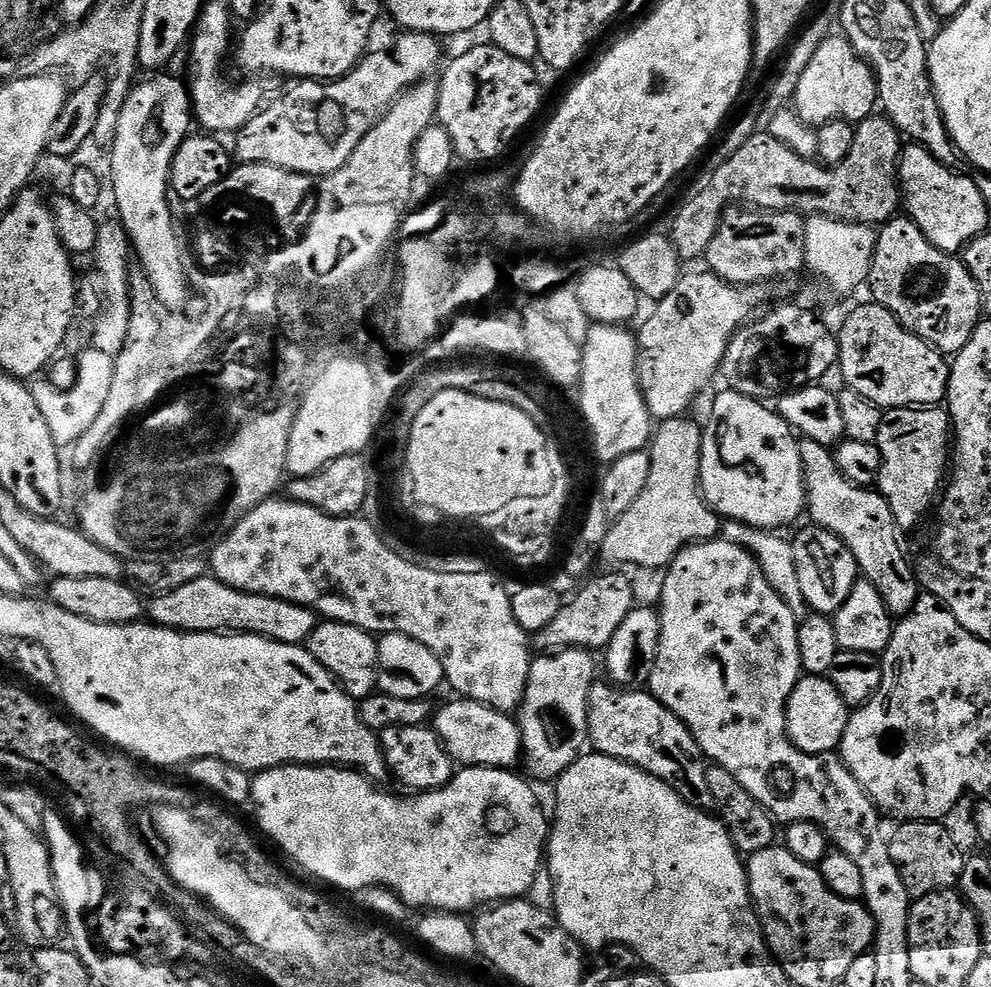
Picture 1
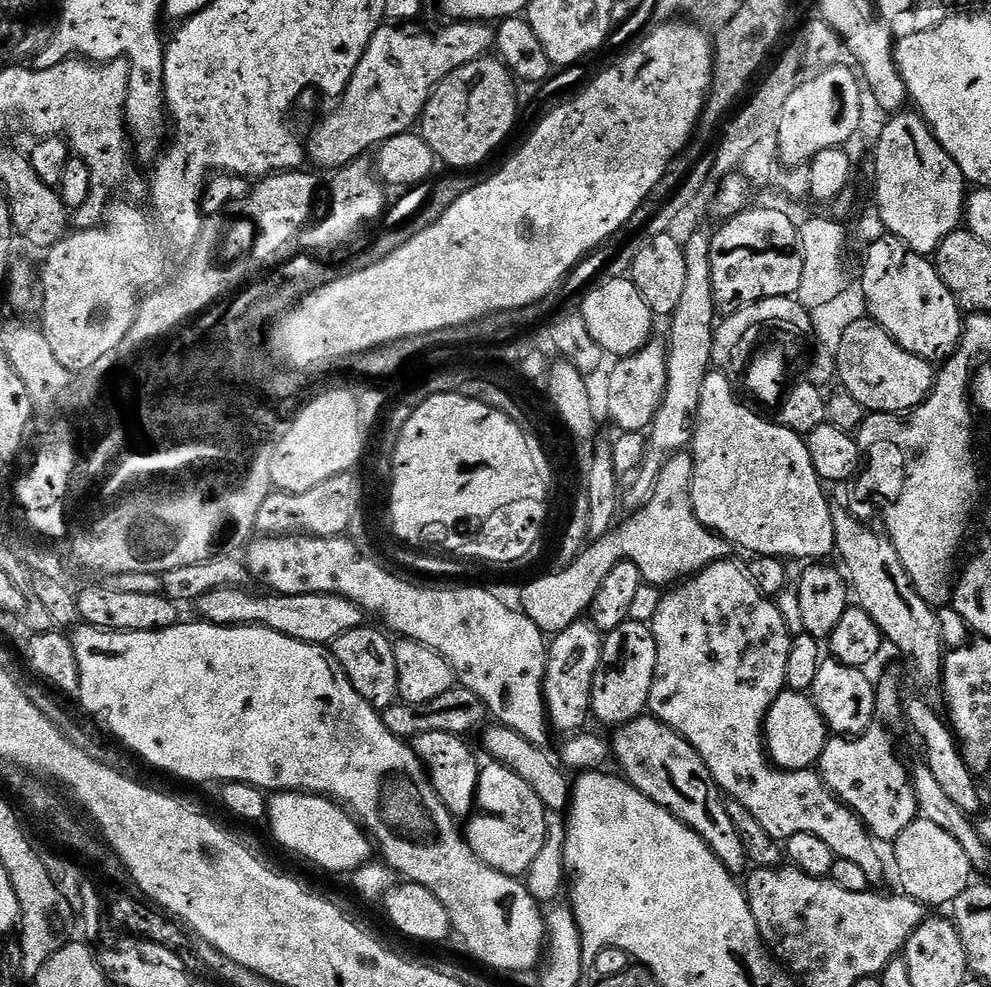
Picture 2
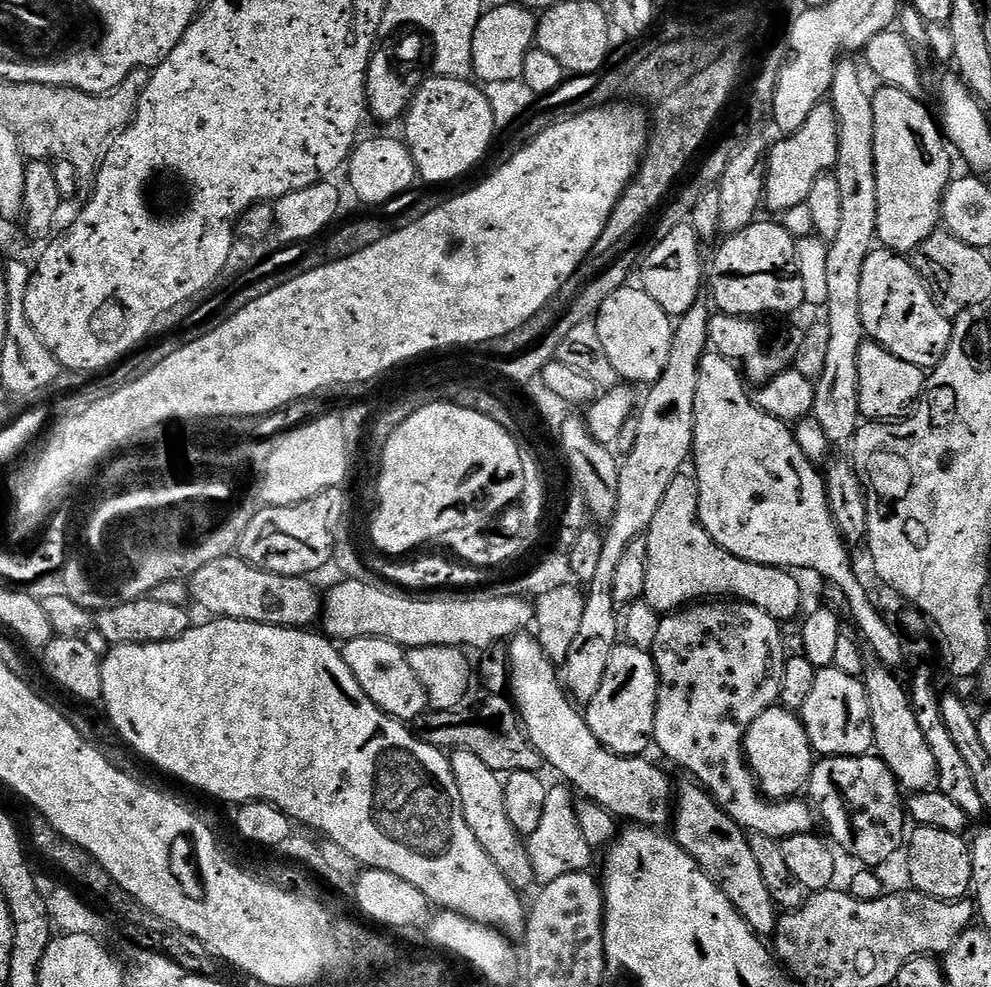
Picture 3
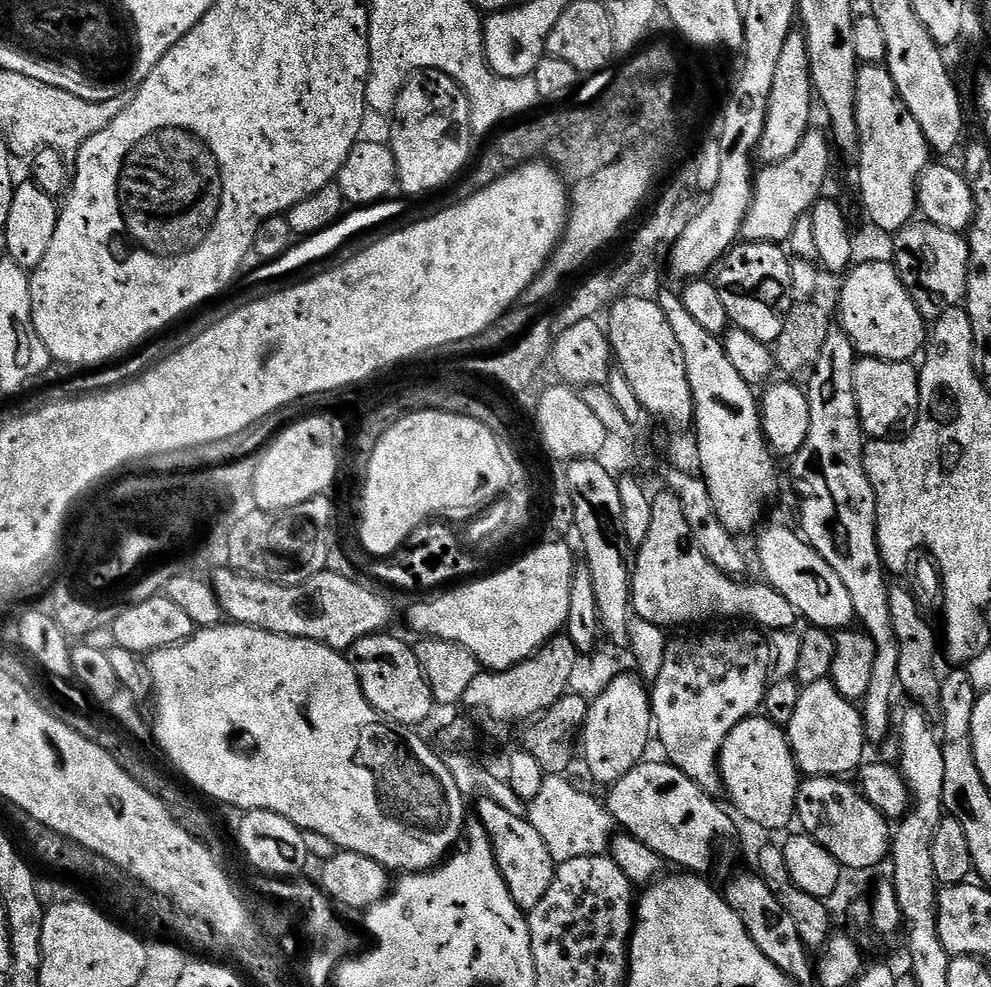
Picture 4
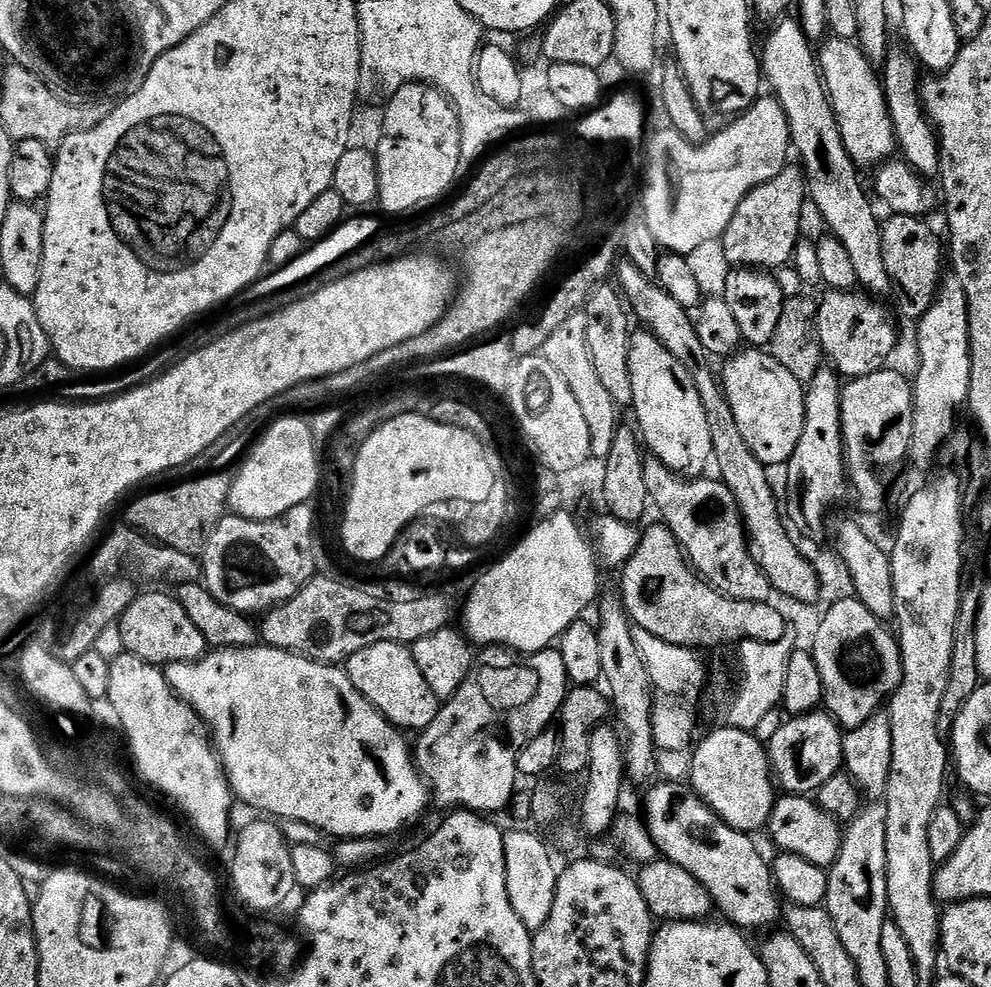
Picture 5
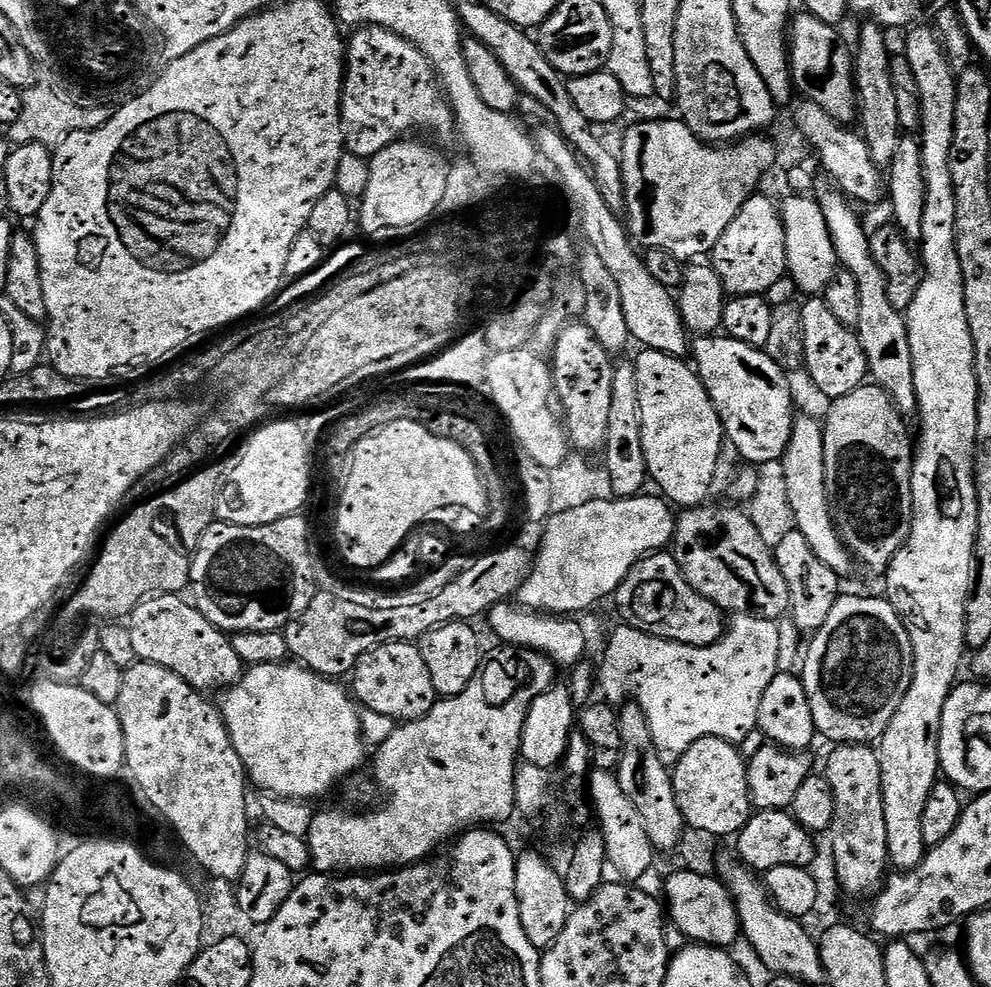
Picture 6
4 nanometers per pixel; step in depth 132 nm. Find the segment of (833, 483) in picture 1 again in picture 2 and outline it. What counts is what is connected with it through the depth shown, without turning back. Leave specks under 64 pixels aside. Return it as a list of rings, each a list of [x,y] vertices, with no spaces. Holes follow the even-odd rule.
[[[837,507],[832,513],[834,536],[836,538],[835,555],[840,556],[839,563],[846,573],[851,591],[858,599],[858,607],[866,610],[870,618],[878,626],[889,645],[893,644],[904,656],[912,659],[916,672],[928,684],[939,685],[944,670],[944,636],[940,633],[940,620],[936,617],[937,609],[928,604],[918,590],[914,590],[914,582],[910,582],[910,574],[906,574],[902,559],[887,535],[875,532],[871,523],[859,520],[847,507]]]

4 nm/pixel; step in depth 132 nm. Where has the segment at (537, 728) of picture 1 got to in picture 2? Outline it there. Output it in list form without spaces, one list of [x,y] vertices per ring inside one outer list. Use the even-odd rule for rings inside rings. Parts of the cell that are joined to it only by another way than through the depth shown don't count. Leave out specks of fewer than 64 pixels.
[[[581,618],[566,630],[555,633],[548,645],[548,661],[544,675],[544,703],[548,706],[551,727],[564,734],[576,734],[592,711],[592,687],[602,658],[604,636],[595,624]]]

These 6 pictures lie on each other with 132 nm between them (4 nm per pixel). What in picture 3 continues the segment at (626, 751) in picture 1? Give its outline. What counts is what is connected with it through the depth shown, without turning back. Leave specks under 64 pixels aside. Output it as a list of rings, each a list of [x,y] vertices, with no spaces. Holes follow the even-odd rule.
[[[687,782],[674,792],[674,839],[677,844],[698,862],[698,866],[710,877],[730,898],[730,902],[738,910],[738,914],[751,926],[752,931],[761,938],[768,938],[775,933],[778,909],[774,898],[770,898],[770,890],[766,890],[766,881],[762,878],[754,854],[750,851],[748,832],[739,828],[718,806],[718,802],[708,793],[707,788]]]

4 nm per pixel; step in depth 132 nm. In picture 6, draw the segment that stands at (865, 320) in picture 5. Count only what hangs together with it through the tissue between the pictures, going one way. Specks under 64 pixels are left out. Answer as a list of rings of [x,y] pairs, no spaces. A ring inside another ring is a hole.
[[[808,298],[803,301],[801,318],[802,330],[805,332],[806,373],[812,379],[812,384],[828,396],[829,401],[850,394],[850,390],[858,390],[861,384],[869,379],[868,359],[862,350],[860,337],[849,325],[843,324],[834,316],[834,310],[823,298]]]

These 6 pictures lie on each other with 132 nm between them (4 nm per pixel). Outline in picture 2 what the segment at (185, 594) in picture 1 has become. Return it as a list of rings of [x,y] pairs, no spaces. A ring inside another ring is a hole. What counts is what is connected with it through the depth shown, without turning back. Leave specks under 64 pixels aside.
[[[219,588],[210,594],[202,594],[194,602],[200,611],[199,619],[205,624],[217,624],[227,628],[269,628],[278,634],[286,634],[298,642],[307,644],[331,645],[332,641],[365,623],[366,614],[354,602],[334,594],[264,594],[255,596],[243,588]]]

